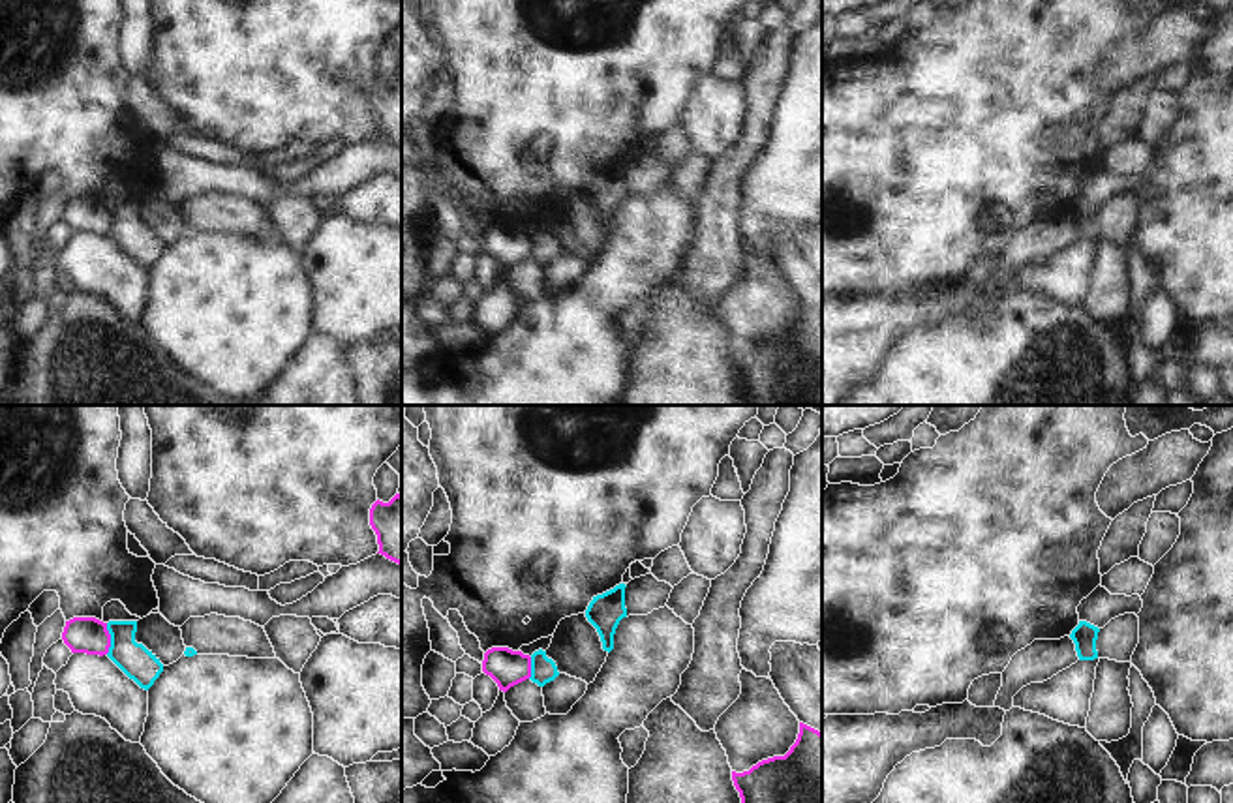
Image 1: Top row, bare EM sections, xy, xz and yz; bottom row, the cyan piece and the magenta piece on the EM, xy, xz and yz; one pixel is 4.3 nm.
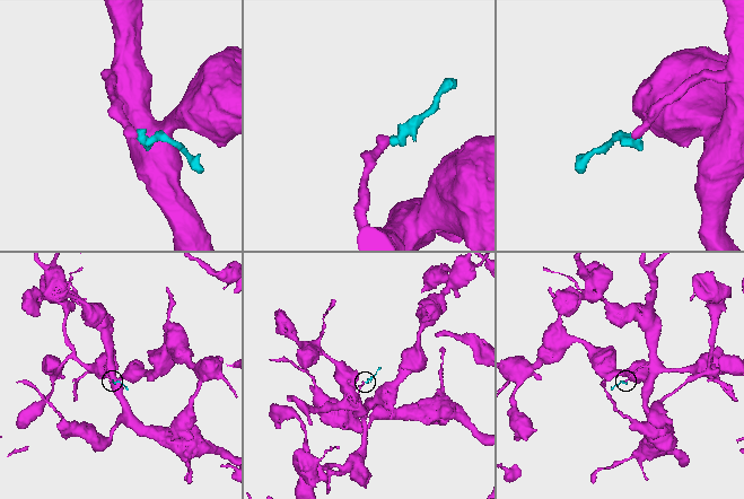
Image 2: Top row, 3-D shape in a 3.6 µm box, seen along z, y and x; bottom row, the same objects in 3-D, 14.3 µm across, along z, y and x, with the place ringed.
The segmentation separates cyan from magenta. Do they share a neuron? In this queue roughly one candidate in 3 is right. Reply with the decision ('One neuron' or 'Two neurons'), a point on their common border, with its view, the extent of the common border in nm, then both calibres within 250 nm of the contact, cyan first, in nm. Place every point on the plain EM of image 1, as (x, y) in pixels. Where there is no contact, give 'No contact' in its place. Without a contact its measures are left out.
Two neurons. Touches cyan at xy (111, 218). Shared border 140 nm. Thickness 150 nm (cyan) against 160 nm.

